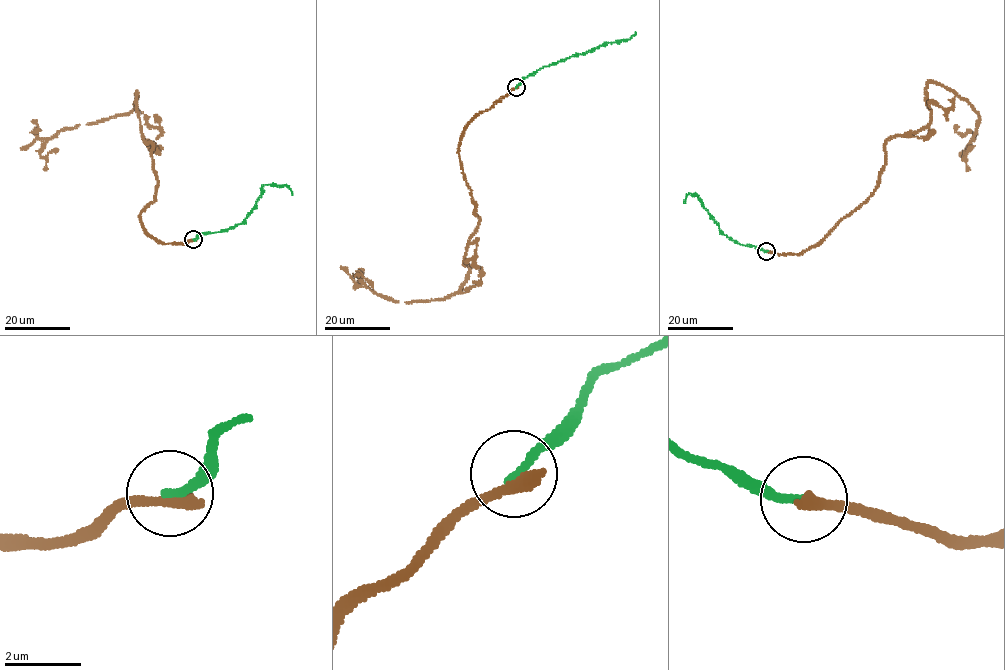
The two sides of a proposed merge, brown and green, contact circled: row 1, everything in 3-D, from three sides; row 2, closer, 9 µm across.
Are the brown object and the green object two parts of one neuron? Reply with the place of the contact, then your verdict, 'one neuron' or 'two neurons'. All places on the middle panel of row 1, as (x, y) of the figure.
(516, 87) | two neurons

